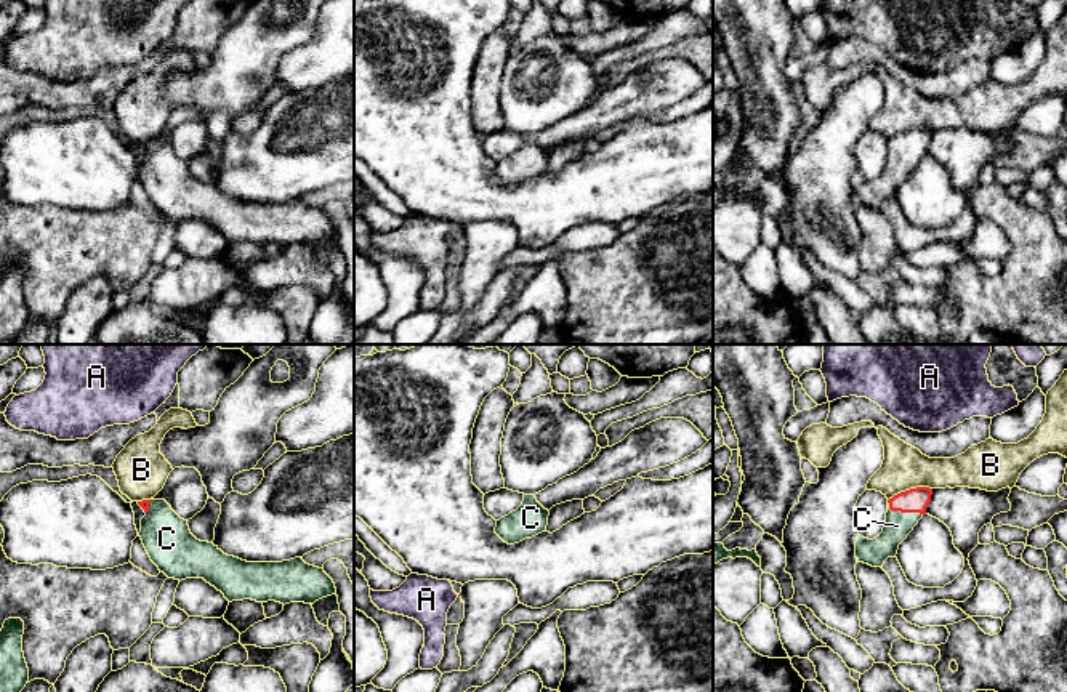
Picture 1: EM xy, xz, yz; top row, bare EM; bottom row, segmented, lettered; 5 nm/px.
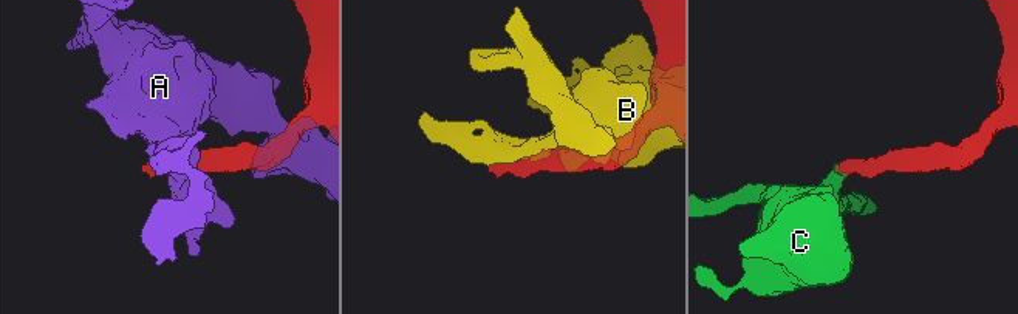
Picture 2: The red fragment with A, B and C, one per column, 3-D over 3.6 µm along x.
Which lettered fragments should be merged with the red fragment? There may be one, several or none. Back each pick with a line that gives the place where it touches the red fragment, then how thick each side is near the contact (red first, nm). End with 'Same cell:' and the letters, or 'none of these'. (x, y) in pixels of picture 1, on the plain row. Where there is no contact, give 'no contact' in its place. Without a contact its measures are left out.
C: contact yz (902, 152); calibres 130 and 130 nm
Same cell: C

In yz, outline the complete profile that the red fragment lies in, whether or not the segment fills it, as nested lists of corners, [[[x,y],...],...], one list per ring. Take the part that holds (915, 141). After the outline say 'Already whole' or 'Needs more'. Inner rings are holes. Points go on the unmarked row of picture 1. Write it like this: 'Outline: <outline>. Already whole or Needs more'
Outline: [[[916,128],[889,139],[883,173],[873,181],[859,178],[856,183],[859,203],[883,208],[888,199],[896,199],[899,186],[926,155],[931,136],[932,130]]]. Needs more

